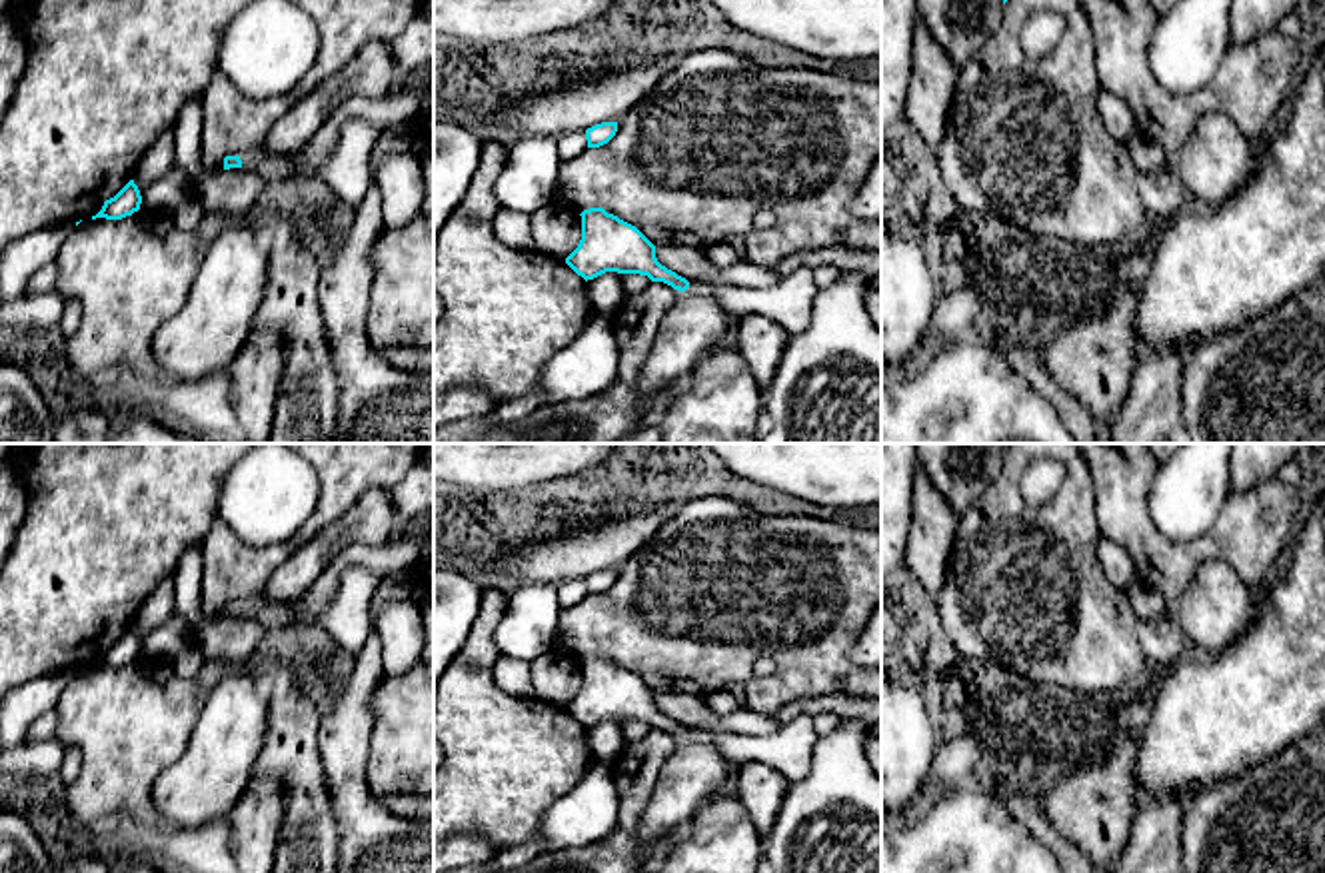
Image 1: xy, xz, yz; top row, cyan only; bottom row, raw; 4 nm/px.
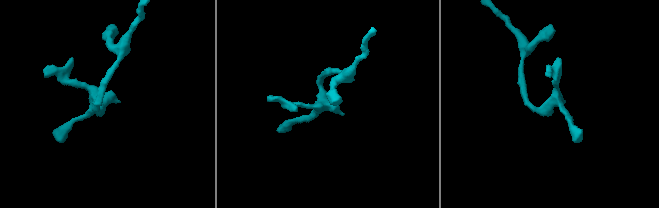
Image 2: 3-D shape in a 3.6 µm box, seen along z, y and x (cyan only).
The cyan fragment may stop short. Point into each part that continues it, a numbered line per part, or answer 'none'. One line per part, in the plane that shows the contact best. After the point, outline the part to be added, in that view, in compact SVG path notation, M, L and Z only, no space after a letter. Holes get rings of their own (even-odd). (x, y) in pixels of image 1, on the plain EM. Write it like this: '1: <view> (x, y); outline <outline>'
1: xy (282, 614); outline M250 597L240 603L242 615L262 623L268 631L284 625L294 625L300 617L300 601L282 601L282 603L260 603L256 597Z

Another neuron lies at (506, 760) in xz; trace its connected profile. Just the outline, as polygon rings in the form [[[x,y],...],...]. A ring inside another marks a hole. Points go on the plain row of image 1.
[[[484,587],[470,637],[434,693],[434,741],[444,753],[434,773],[434,841],[470,835],[500,849],[532,843],[548,807],[596,763],[588,729],[566,707],[534,695],[516,697],[494,681],[502,657],[494,633],[506,605],[504,591]]]

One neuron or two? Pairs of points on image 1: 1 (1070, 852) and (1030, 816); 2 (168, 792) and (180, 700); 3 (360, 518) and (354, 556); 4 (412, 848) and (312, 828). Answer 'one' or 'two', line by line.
1: one
2: two
3: two
4: two

